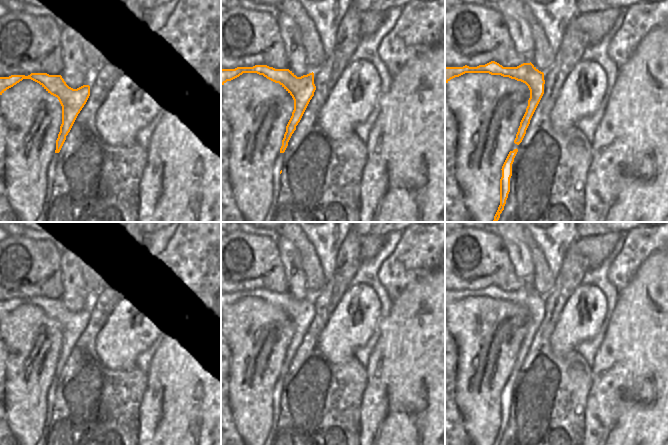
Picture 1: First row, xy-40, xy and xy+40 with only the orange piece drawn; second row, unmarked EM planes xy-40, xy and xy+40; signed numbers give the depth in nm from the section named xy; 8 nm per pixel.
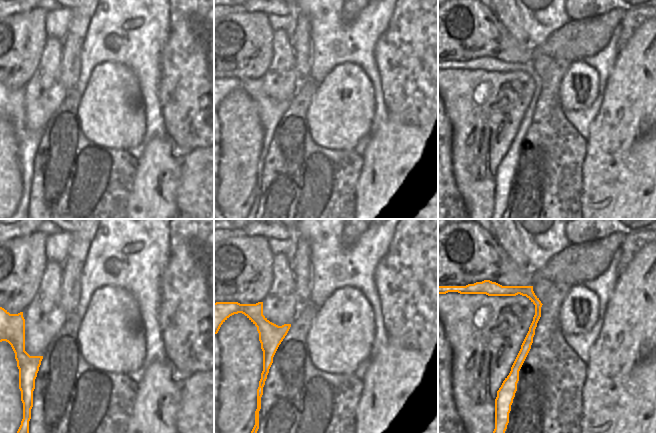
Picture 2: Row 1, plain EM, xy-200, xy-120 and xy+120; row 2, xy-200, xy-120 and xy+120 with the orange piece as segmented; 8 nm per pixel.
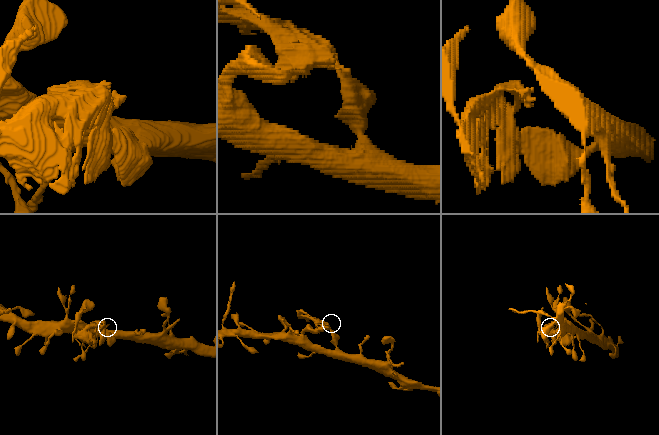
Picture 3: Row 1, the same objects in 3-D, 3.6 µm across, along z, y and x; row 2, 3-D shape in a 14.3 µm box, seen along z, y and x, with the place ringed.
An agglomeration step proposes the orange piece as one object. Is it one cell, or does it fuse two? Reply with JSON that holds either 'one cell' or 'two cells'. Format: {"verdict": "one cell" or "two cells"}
{"verdict": "one cell"}

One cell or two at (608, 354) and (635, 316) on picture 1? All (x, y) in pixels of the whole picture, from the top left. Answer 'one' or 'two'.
one

